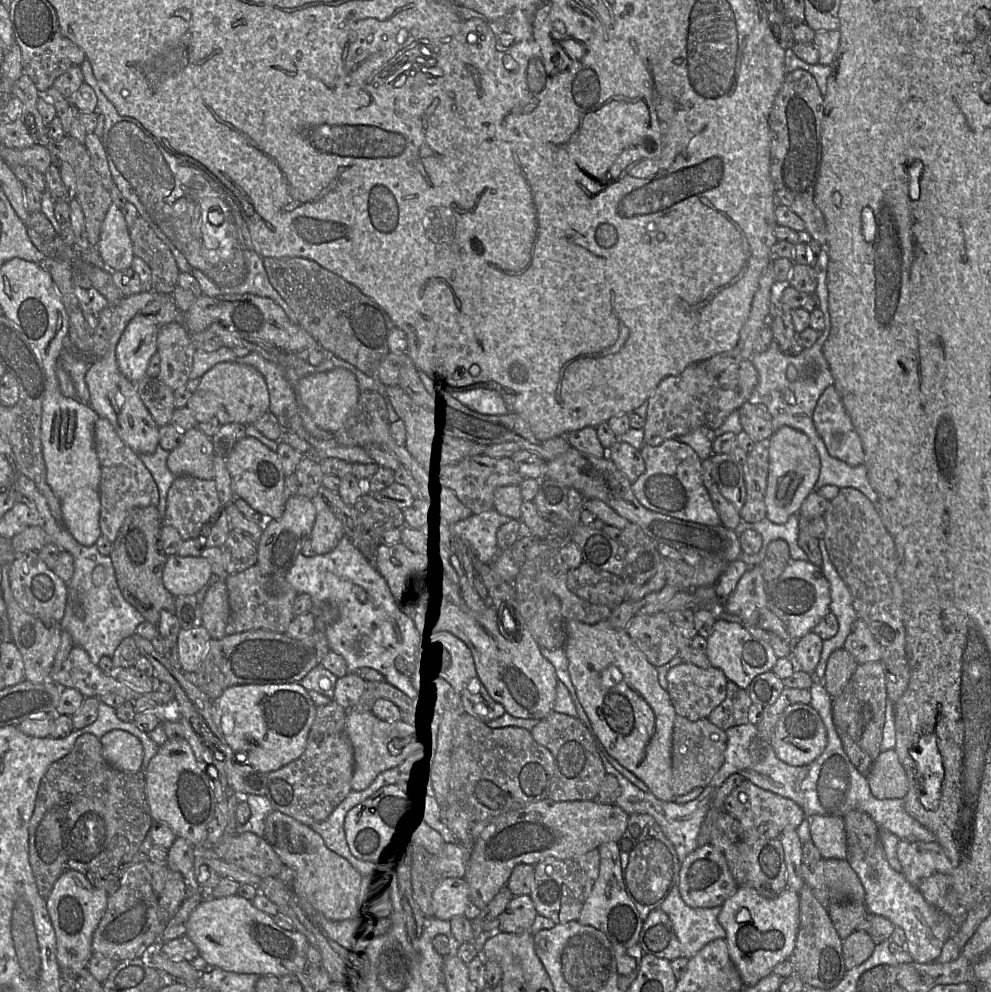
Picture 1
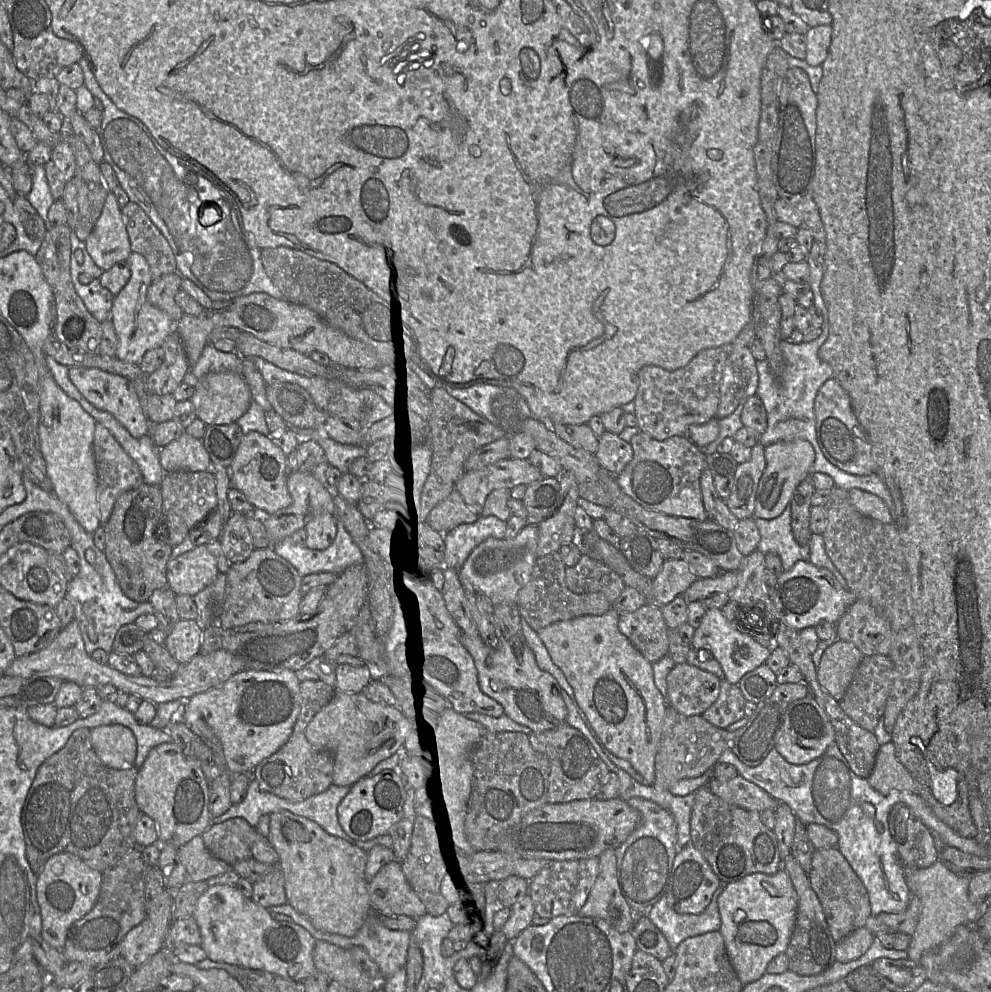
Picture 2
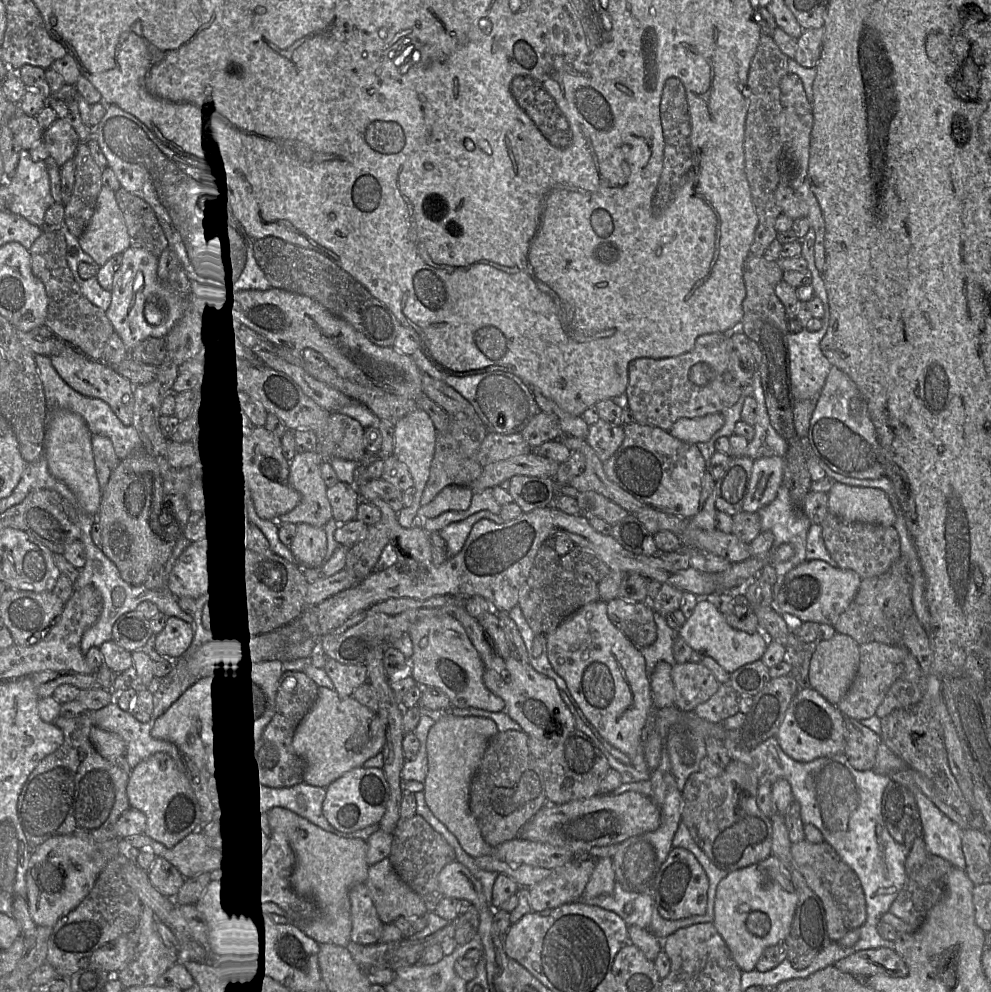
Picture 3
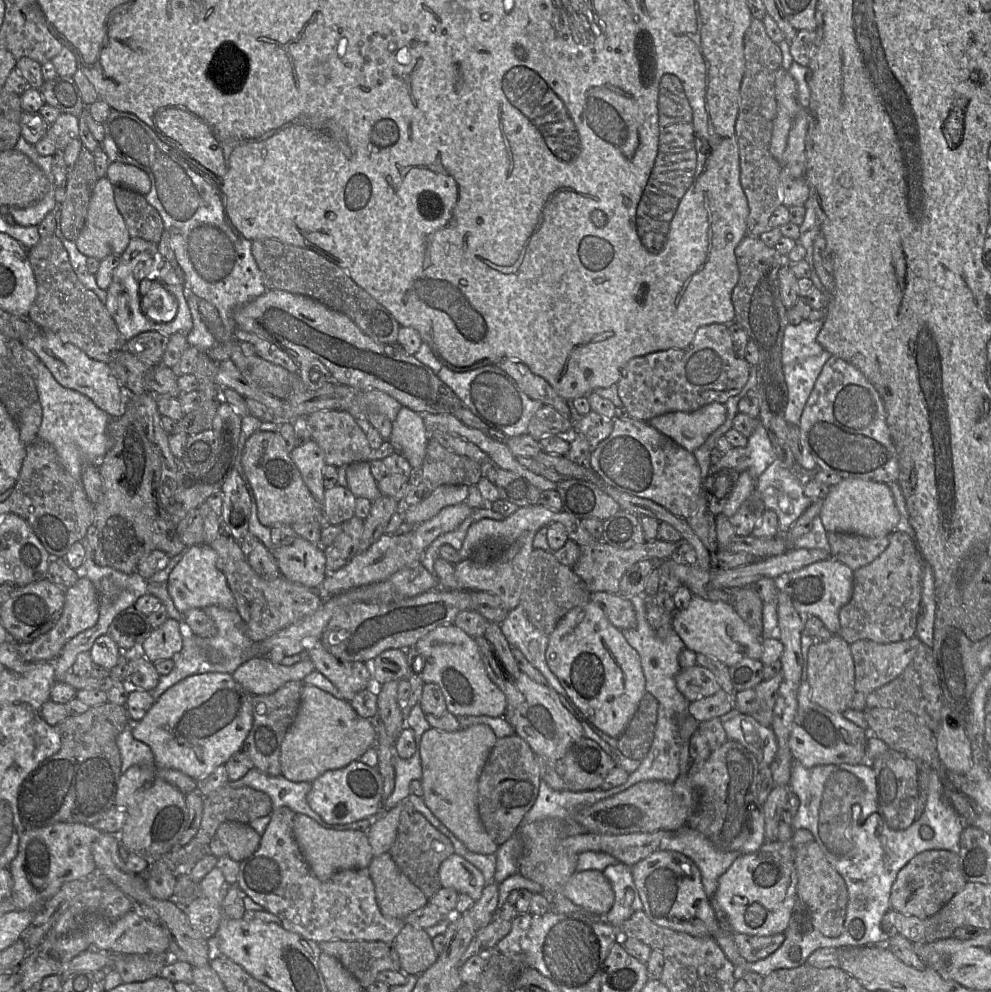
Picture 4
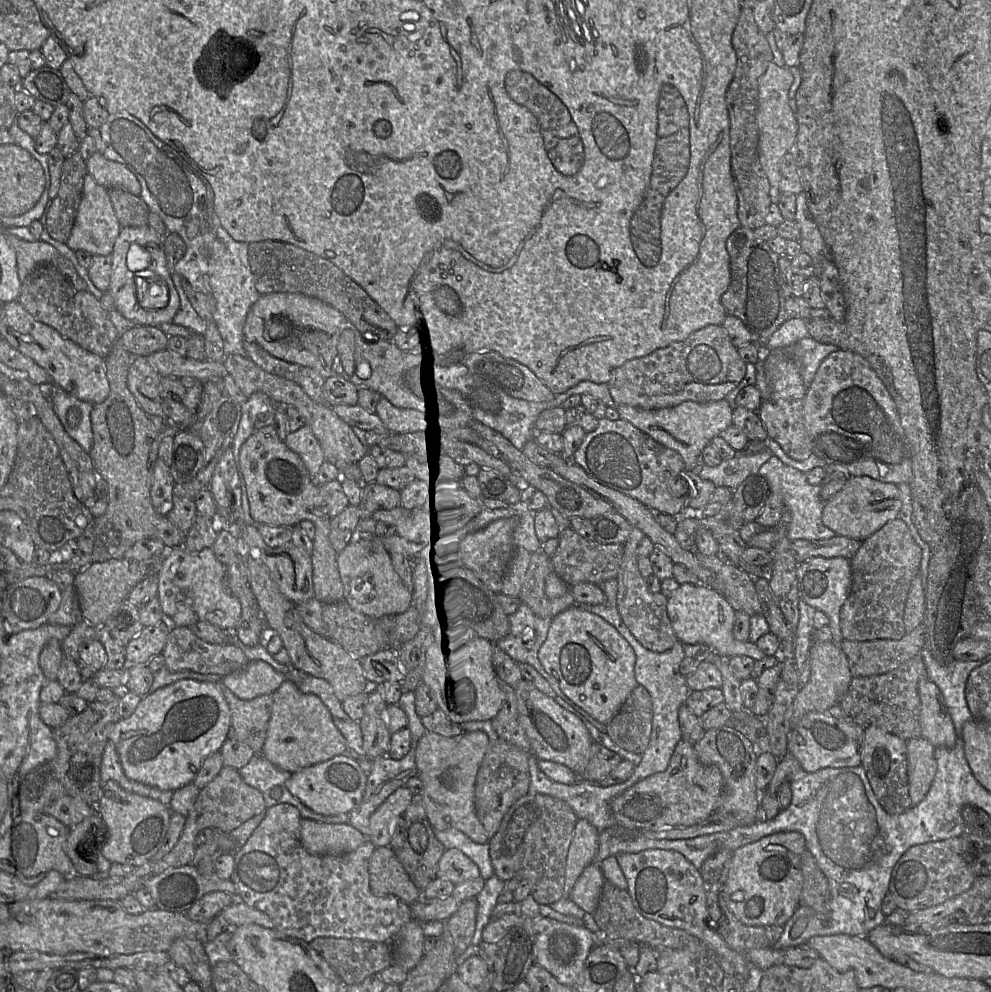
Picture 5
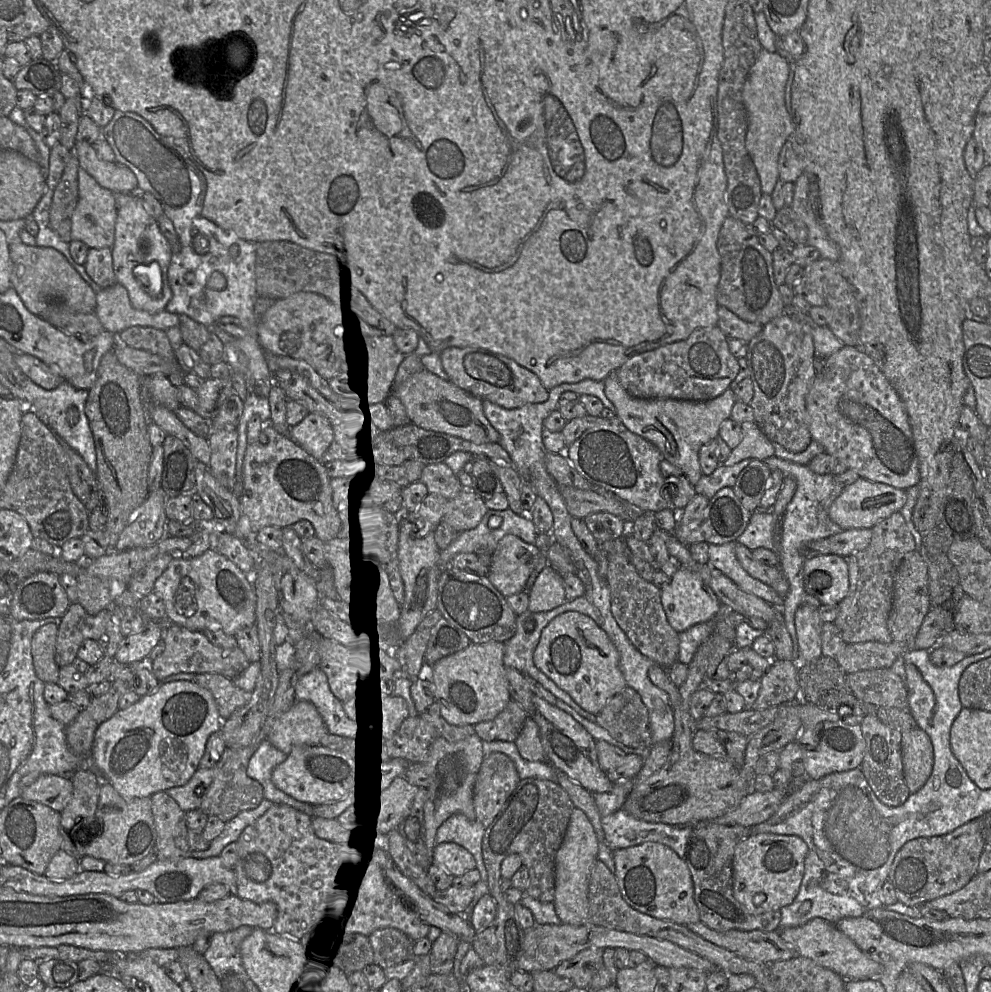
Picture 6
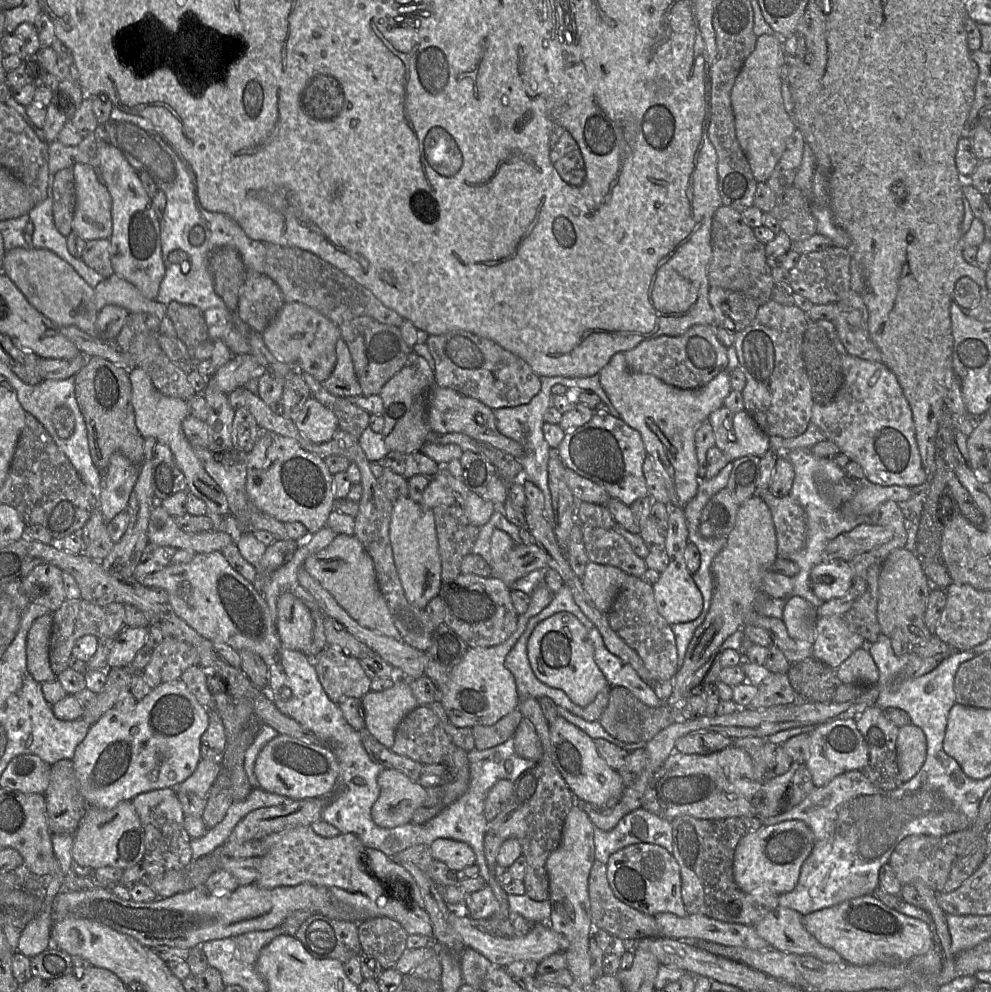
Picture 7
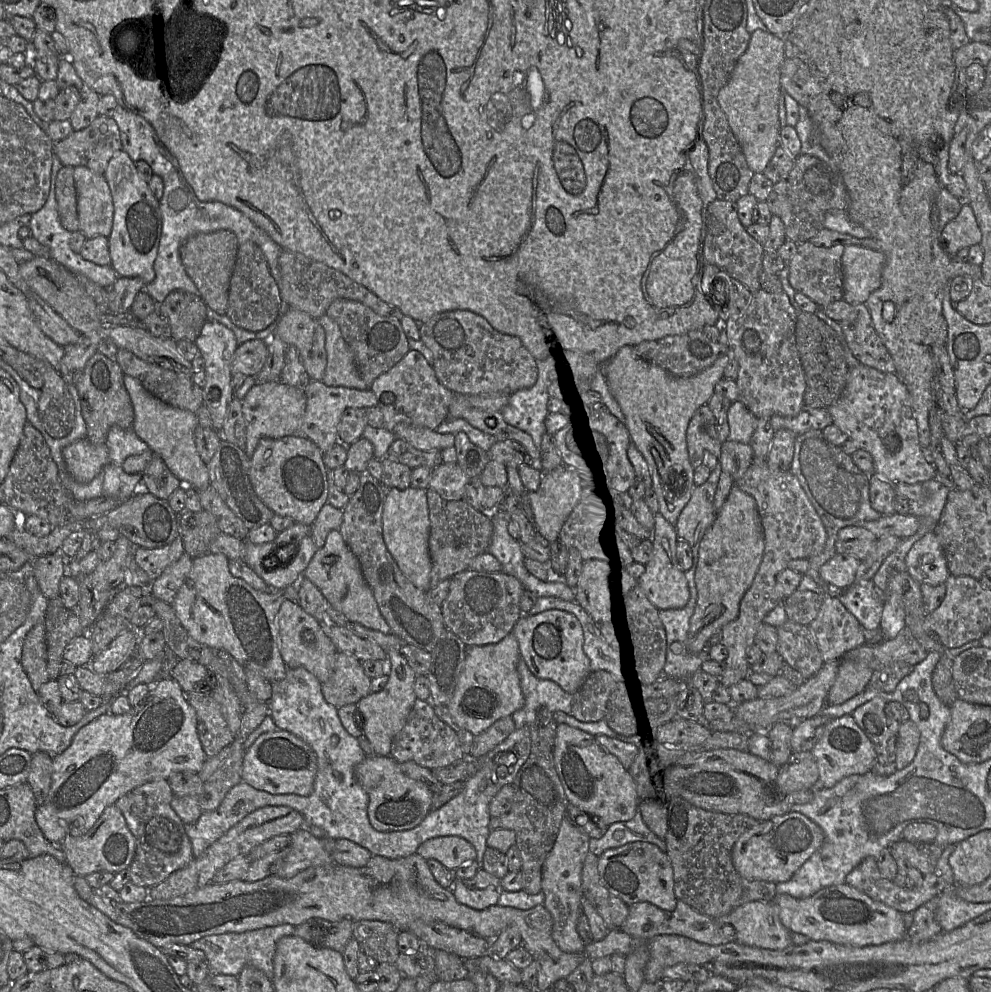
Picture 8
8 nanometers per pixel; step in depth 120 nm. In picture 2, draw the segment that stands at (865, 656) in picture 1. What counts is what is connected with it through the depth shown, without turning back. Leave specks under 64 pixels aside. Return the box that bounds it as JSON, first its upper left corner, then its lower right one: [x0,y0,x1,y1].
[836,599,891,656]

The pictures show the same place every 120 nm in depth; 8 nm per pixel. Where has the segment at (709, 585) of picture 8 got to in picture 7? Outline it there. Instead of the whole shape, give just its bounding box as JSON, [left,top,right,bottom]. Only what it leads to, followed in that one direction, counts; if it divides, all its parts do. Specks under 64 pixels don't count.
[663,495,777,721]

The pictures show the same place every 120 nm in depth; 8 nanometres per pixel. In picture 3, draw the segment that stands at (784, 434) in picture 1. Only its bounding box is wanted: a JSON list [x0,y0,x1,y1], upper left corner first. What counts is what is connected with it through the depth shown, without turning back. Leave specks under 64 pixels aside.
[743,456,784,512]

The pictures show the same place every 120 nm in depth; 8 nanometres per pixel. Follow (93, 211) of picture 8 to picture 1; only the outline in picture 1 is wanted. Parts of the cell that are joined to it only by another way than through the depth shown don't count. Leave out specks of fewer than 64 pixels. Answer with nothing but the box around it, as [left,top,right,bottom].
[97,202,135,271]

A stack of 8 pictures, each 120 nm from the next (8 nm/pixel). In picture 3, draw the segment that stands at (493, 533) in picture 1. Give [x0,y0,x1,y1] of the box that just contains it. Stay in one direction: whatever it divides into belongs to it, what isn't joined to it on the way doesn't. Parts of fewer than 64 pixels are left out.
[439,510,505,558]

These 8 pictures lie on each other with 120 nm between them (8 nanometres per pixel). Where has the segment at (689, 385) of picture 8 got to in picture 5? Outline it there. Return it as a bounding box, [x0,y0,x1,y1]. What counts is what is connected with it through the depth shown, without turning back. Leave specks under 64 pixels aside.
[616,399,734,471]

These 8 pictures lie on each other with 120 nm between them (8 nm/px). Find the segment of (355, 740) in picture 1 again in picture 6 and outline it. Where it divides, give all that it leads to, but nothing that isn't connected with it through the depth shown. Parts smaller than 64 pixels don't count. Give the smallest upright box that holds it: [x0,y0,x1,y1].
[266,700,328,755]

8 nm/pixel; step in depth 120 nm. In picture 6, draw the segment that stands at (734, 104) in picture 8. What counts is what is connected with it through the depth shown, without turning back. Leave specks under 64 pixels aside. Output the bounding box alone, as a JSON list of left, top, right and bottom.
[742,49,794,195]

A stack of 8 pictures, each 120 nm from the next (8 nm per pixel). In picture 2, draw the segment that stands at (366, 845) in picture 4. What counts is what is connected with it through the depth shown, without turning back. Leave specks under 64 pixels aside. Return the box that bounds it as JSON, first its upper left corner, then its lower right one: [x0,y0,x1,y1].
[268,812,370,936]

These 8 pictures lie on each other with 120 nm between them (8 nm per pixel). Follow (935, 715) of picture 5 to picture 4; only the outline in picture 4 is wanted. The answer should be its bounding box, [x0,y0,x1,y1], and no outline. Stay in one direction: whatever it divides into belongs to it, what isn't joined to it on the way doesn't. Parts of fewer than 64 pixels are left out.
[934,715,971,774]

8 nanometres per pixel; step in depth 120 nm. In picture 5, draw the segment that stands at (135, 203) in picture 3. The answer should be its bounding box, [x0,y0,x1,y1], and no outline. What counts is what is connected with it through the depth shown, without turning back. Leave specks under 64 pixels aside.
[109,189,149,227]

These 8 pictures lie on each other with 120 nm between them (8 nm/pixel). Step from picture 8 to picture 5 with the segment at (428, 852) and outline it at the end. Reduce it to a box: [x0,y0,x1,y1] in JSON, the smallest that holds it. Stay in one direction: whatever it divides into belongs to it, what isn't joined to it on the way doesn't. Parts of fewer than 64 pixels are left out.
[437,849,480,884]

